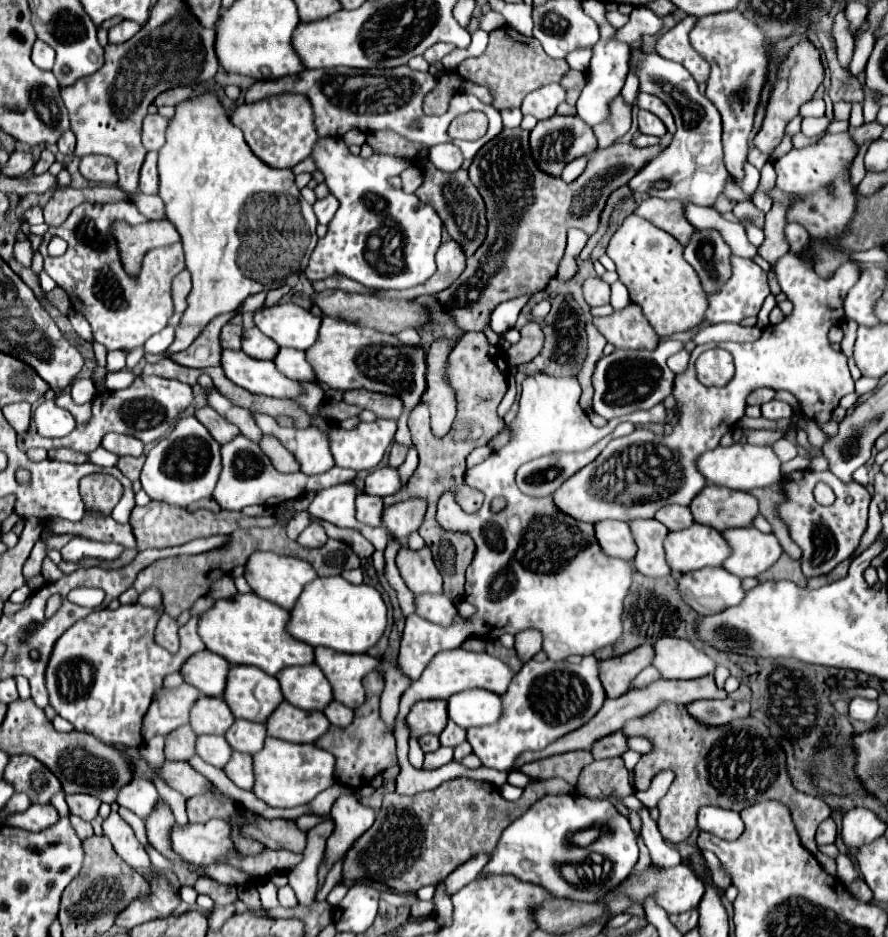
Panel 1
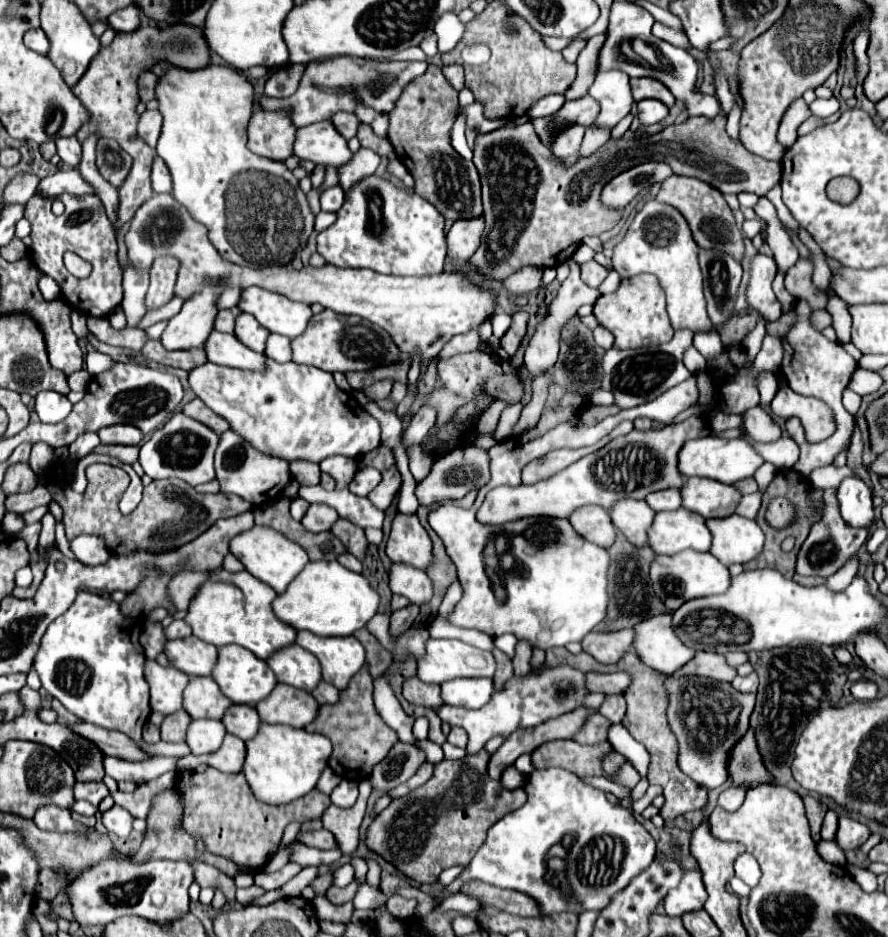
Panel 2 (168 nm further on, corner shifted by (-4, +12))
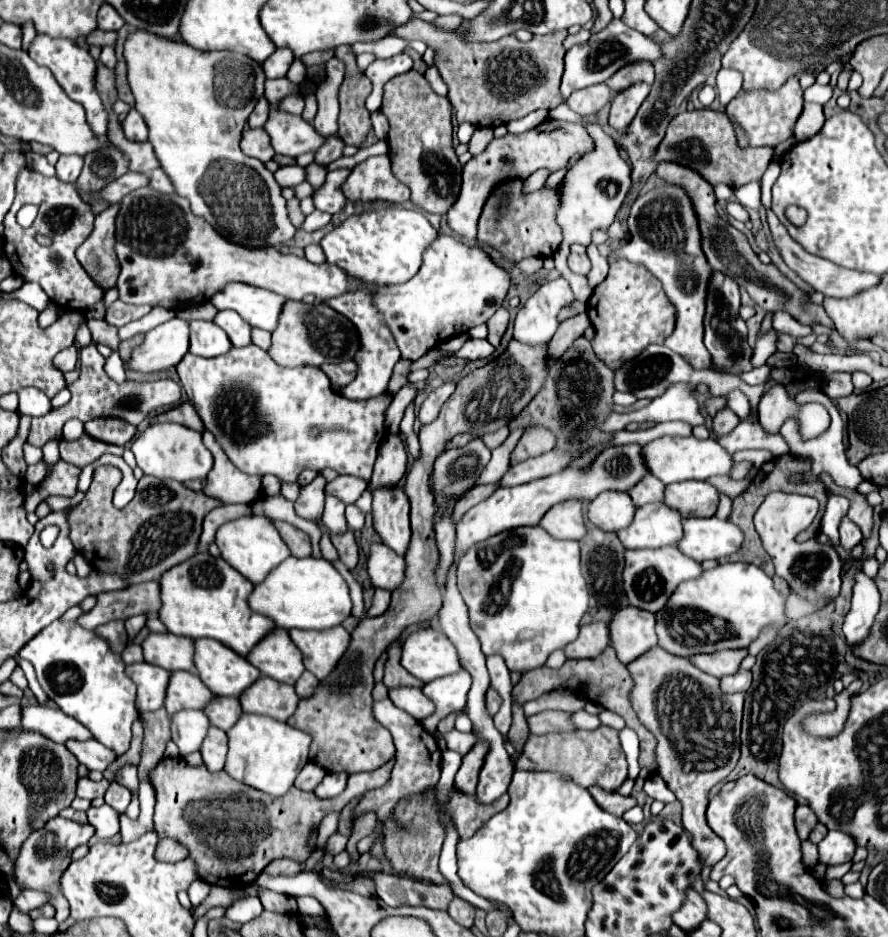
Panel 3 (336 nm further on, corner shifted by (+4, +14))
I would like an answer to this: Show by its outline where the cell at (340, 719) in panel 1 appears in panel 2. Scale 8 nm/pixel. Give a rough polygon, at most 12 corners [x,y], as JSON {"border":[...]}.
{"border":[[319,682],[311,694],[319,704],[333,704],[339,698],[335,686]]}

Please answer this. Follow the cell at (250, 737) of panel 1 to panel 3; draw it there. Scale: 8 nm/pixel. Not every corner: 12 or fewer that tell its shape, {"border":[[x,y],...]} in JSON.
{"border":[[213,696],[211,726],[227,732],[241,718],[239,700]]}

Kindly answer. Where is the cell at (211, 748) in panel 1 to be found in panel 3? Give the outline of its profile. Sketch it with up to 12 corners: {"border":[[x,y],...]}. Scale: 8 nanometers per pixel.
{"border":[[197,710],[171,716],[179,754],[197,752],[207,736],[209,718]]}

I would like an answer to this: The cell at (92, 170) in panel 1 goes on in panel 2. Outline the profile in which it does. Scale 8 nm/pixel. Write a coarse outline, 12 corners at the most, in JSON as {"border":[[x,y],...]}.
{"border":[[109,138],[97,144],[97,170],[123,184],[131,156]]}

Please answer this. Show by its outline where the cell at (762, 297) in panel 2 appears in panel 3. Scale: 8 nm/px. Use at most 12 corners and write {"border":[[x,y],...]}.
{"border":[[785,310],[773,312],[773,328],[777,332],[801,338],[811,328],[797,322]]}

